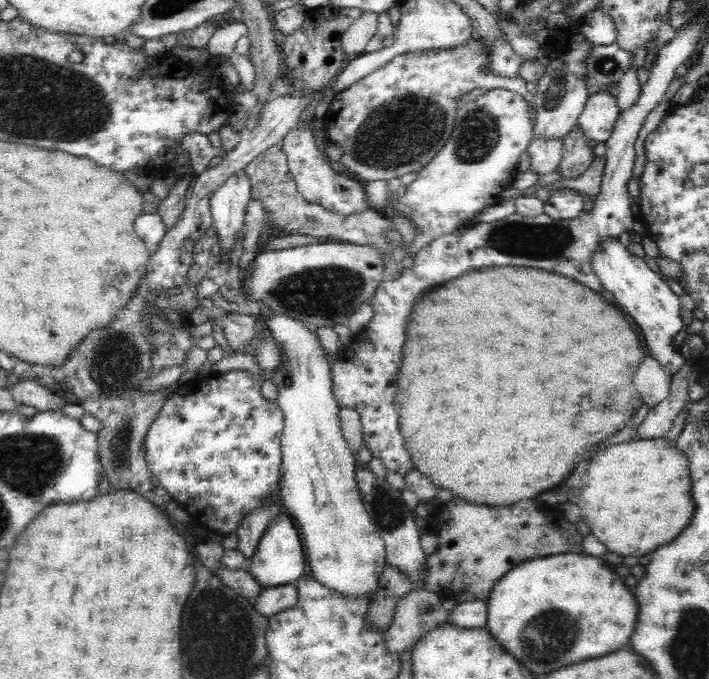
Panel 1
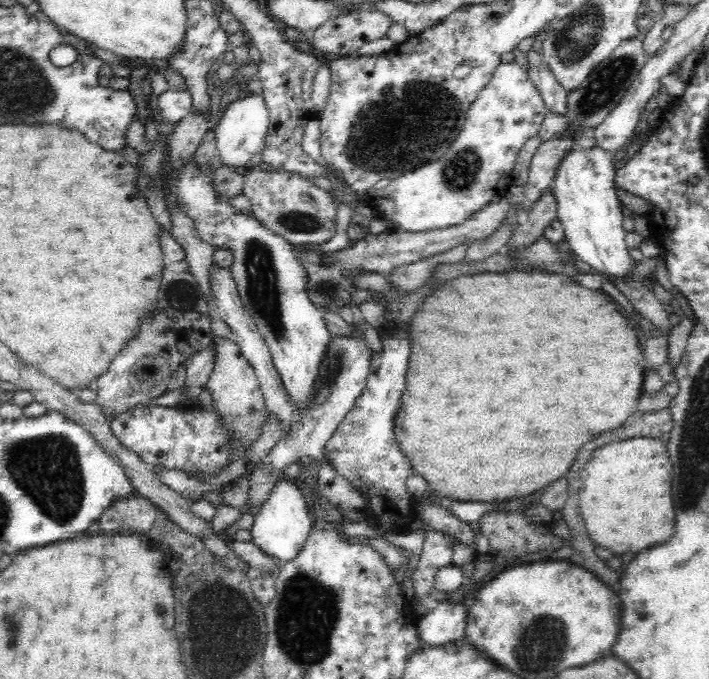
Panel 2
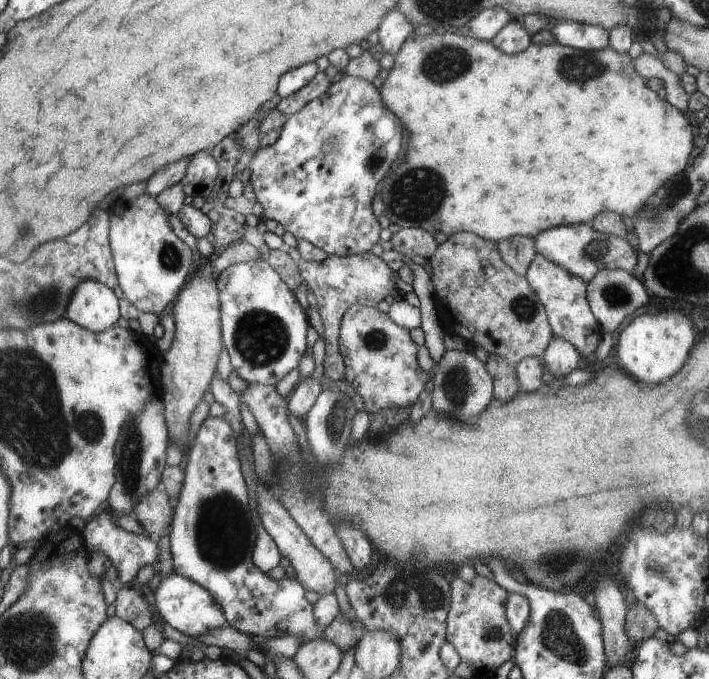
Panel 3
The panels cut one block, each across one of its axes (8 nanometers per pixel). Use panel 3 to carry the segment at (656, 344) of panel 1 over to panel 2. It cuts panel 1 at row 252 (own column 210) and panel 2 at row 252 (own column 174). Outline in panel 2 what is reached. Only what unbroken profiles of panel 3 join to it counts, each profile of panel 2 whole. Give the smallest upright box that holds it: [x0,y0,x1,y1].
[552,147,636,286]

